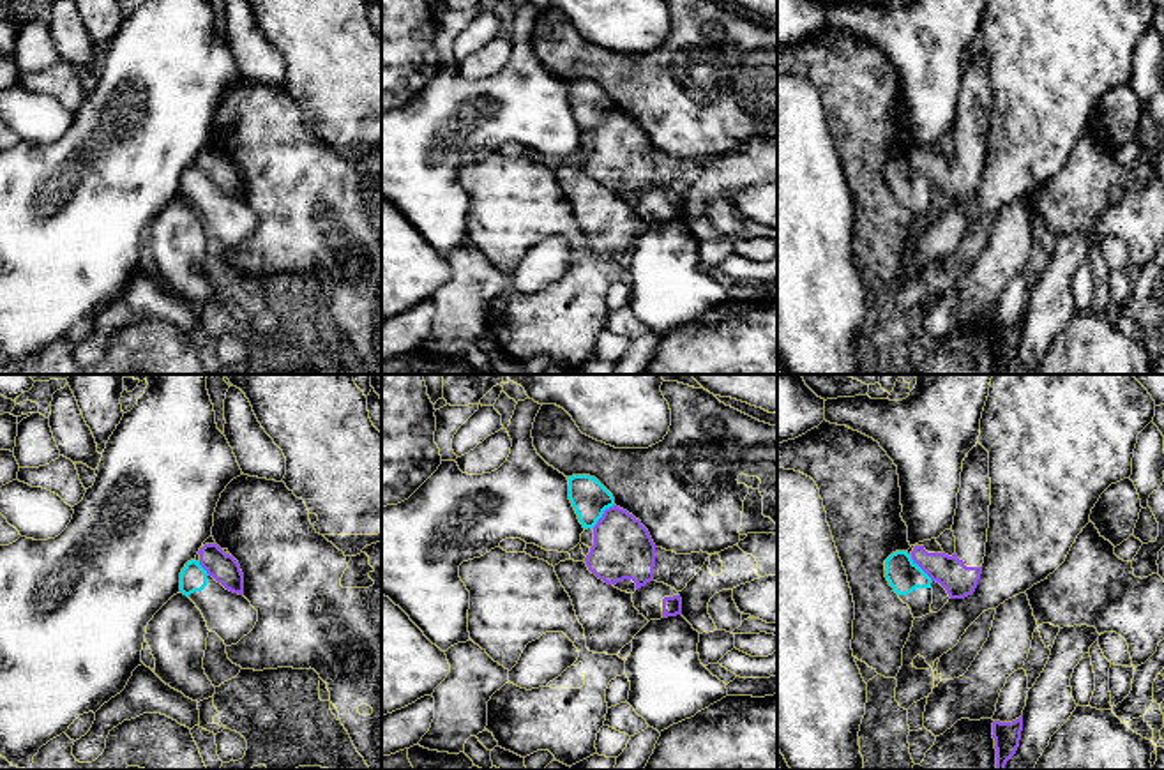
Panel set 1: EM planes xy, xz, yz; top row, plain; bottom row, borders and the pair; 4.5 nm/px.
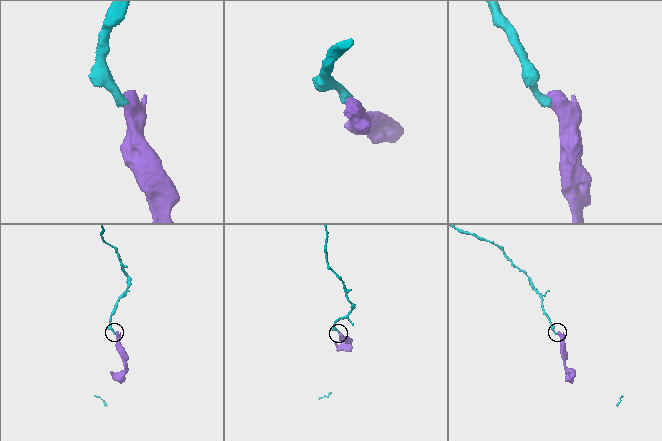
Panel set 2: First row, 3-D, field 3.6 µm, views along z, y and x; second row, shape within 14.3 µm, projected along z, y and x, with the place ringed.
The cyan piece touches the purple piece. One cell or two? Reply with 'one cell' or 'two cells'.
two cells

